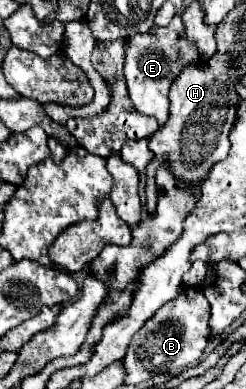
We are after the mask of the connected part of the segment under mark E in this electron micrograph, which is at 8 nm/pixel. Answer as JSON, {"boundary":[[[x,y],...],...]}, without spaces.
{"boundary":[[[174,16],[172,22],[164,28],[154,26],[146,34],[128,38],[126,58],[124,58],[124,78],[126,78],[134,108],[140,114],[154,116],[158,124],[164,124],[168,120],[170,84],[182,72],[182,68],[186,68],[186,64],[190,64],[192,60],[198,60],[198,46],[192,40],[188,40],[186,28],[180,16]]]}

